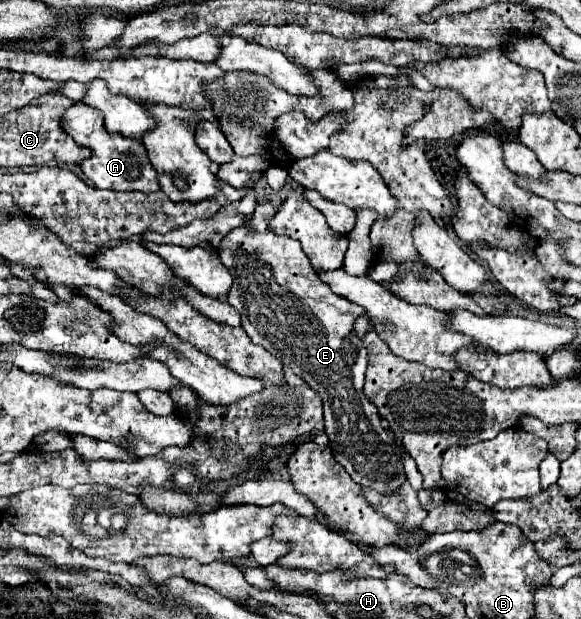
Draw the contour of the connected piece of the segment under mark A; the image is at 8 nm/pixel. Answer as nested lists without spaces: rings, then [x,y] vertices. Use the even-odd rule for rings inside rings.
[[[76,102],[70,106],[66,114],[60,116],[60,126],[66,130],[68,136],[74,138],[74,142],[82,148],[92,150],[92,156],[88,160],[80,162],[82,172],[86,174],[88,180],[94,182],[96,188],[102,190],[140,190],[140,192],[156,192],[160,190],[158,186],[158,174],[154,172],[146,148],[138,144],[138,140],[126,140],[126,136],[114,136],[106,132],[102,112],[96,108],[90,108],[84,102]]]

